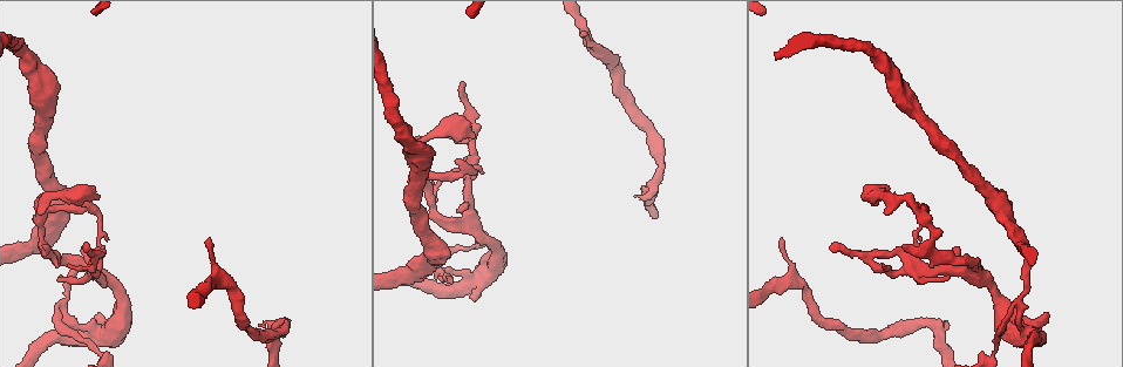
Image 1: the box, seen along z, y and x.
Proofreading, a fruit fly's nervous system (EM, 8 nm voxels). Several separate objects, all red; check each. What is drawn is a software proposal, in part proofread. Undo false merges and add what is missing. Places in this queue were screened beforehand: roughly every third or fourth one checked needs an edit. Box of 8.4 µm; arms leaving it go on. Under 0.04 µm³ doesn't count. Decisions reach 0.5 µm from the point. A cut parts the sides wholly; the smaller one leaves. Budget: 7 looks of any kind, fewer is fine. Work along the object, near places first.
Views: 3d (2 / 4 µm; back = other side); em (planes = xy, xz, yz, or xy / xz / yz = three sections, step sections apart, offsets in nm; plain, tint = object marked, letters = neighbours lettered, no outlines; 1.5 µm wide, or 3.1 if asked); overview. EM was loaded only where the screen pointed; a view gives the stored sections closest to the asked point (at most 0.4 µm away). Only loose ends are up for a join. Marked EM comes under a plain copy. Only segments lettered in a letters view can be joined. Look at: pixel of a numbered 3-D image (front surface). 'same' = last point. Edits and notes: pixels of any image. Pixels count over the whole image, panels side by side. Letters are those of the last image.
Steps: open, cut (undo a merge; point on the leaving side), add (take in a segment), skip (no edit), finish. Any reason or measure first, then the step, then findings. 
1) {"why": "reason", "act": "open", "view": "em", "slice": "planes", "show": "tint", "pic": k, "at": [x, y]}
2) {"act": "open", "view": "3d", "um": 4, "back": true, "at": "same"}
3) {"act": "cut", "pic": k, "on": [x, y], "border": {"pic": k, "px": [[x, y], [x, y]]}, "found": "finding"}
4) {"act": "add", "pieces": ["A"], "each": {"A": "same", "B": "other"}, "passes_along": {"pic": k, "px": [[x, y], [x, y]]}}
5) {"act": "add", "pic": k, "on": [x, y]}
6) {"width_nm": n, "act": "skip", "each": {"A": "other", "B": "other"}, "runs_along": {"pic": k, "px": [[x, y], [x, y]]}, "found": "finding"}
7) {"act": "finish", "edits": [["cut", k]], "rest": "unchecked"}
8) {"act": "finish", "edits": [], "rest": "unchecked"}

{"why": "branch stops here", "act": "open", "view": "3d", "um": 2, "pic": 1, "at": [782, 238]}

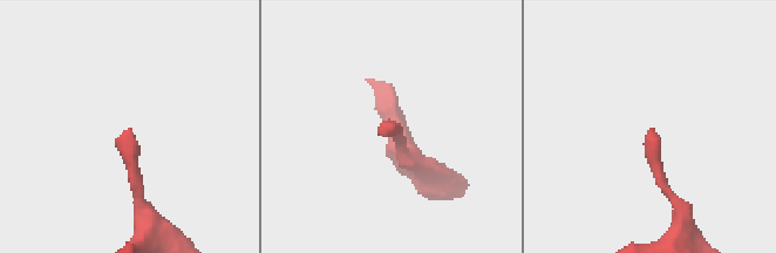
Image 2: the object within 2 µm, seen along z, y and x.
{"why": "need the tissue", "act": "open", "view": "em", "slice": "planes", "show": "letters", "pic": 2, "at": [395, 125]}

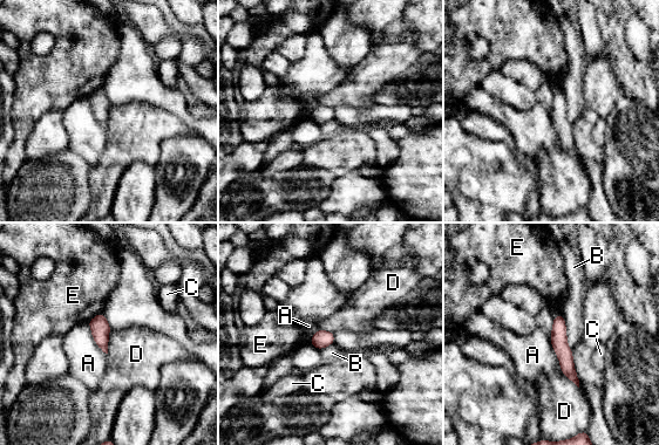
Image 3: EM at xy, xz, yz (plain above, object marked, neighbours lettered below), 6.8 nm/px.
{"width_nm": 110, "longest_contact_nm": ["A", 260], "act": "skip", "each": {"A": "other", "B": "other", "C": "other", "D": "other", "E": "other"}, "found": "no lettered segment goes on from it"}

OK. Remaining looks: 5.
{"why": "an open end", "act": "open", "view": "3d", "um": 2, "pic": 1, "at": [98, 195]}

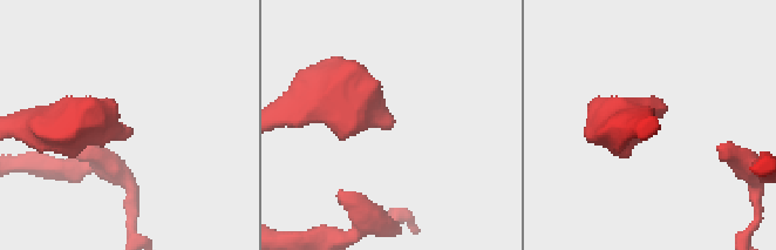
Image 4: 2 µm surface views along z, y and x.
{"act": "open", "view": "em", "slice": "planes", "show": "letters", "pic": 4, "at": [391, 129]}

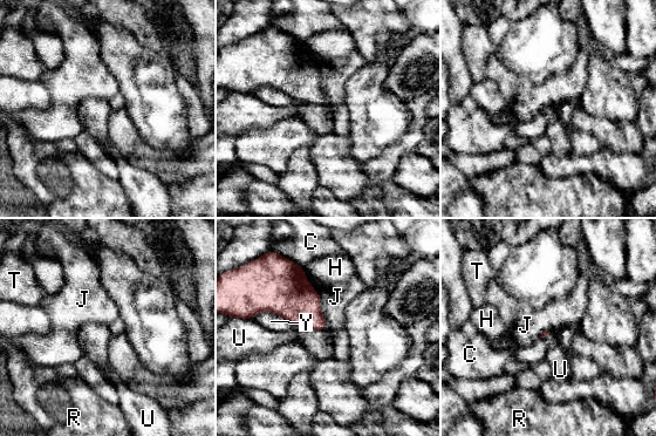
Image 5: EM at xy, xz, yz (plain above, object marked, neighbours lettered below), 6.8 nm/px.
{"act": "skip", "each": {"C": "other", "H": "other", "J": "other", "R": "other", "T": "other", "U": "other", "Y": "other"}, "border": {"pic": 5, "px": [[319, 294], [325, 329]]}, "found": "no lettered segment goes on from it"}

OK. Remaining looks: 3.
{"act": "open", "view": "3d", "um": 2, "pic": 1, "at": [82, 248]}

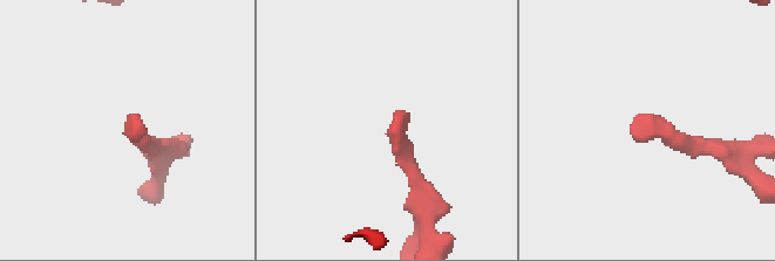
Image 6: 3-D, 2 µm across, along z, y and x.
{"why": "shape alone is not enough", "act": "open", "view": "em", "slice": "planes", "show": "letters", "pic": 6, "at": [129, 133]}

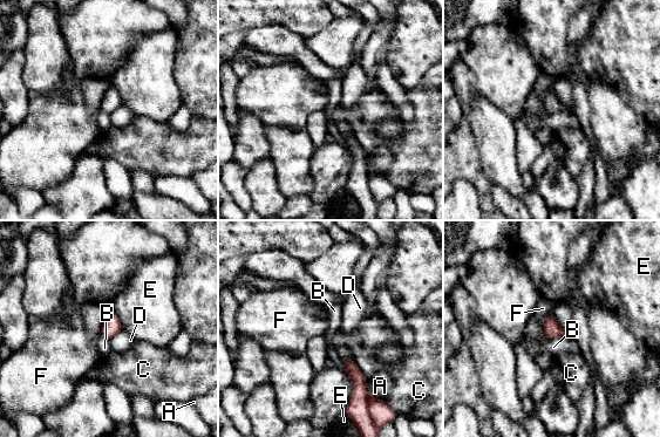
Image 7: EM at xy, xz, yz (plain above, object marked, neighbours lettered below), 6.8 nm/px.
{"act": "skip", "each": {"A": "other", "B": "other", "C": "other", "D": "other", "E": "other", "F": "other"}, "found": "none of them fits"}

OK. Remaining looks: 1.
{"act": "finish", "edits": [], "rest": "unchecked"}

